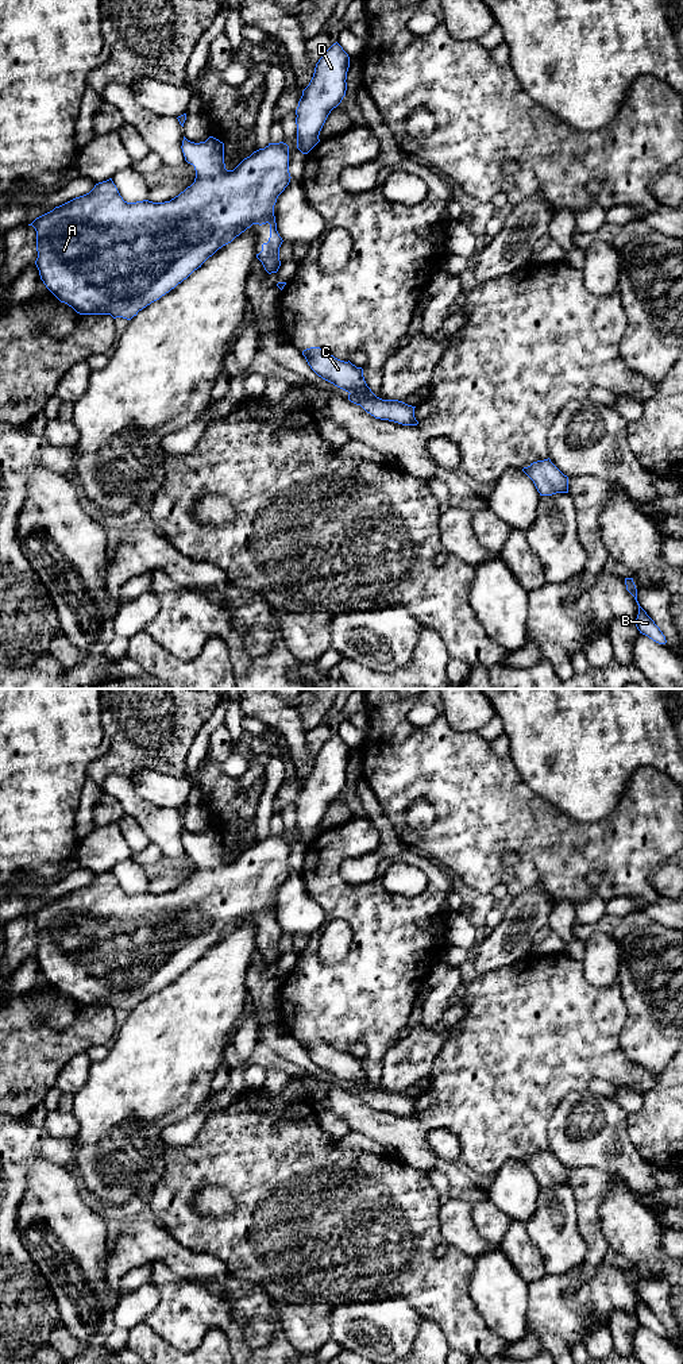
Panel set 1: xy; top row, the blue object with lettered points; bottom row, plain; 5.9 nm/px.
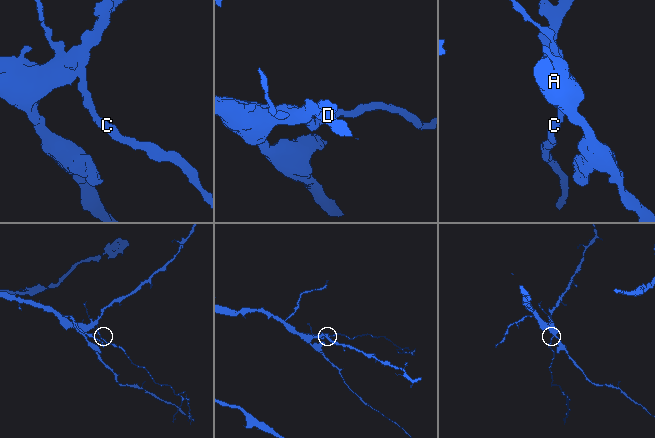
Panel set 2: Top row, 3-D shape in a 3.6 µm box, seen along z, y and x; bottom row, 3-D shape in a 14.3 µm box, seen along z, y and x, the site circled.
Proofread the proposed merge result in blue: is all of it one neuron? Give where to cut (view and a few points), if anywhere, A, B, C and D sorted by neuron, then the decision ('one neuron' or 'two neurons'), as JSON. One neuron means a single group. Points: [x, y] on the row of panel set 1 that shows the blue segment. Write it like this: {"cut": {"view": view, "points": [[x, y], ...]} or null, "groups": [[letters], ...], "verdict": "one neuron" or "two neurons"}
{"cut": null, "groups": [["A", "B", "C", "D"]], "verdict": "one neuron"}

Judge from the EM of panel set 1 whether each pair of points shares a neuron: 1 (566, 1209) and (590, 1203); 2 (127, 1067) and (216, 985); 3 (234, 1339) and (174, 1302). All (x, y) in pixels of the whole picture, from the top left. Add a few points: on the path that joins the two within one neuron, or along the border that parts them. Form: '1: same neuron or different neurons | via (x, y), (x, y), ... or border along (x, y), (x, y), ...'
1: different neurons | border along (568, 1183), (575, 1201), (577, 1229), (583, 1237)
2: same neuron | via (149, 1052), (195, 1006)
3: same neuron | via (223, 1322), (208, 1307), (190, 1307)

